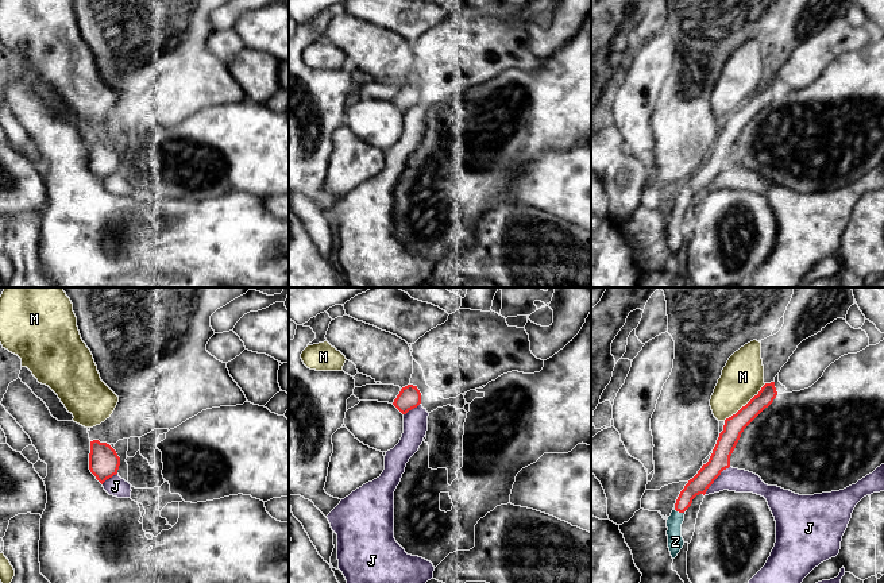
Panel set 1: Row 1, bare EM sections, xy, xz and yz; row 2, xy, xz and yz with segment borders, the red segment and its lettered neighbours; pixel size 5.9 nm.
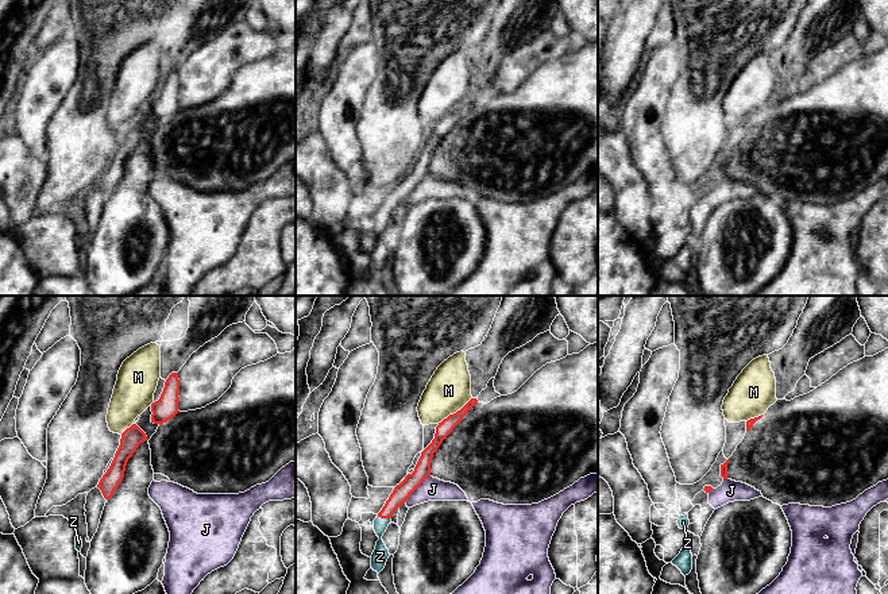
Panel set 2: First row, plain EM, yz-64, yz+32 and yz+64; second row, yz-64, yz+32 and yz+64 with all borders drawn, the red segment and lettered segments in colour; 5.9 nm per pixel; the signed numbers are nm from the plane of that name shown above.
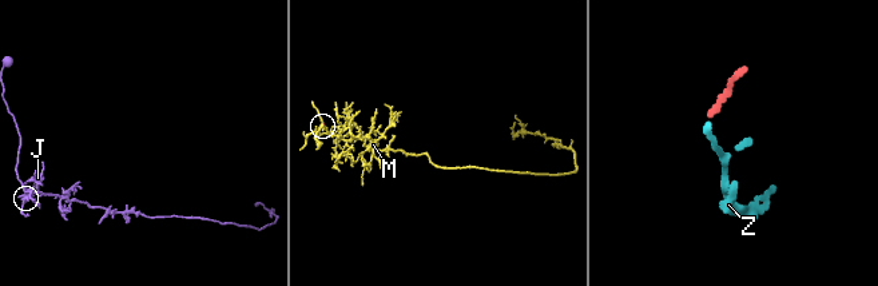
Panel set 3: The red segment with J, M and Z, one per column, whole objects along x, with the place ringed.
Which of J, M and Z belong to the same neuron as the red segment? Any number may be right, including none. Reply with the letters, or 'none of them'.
Z

